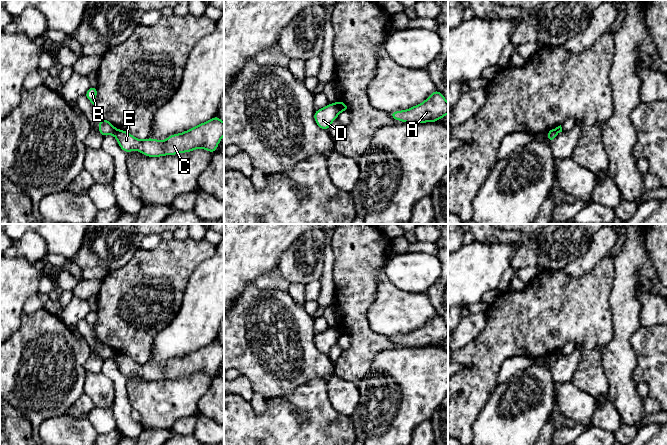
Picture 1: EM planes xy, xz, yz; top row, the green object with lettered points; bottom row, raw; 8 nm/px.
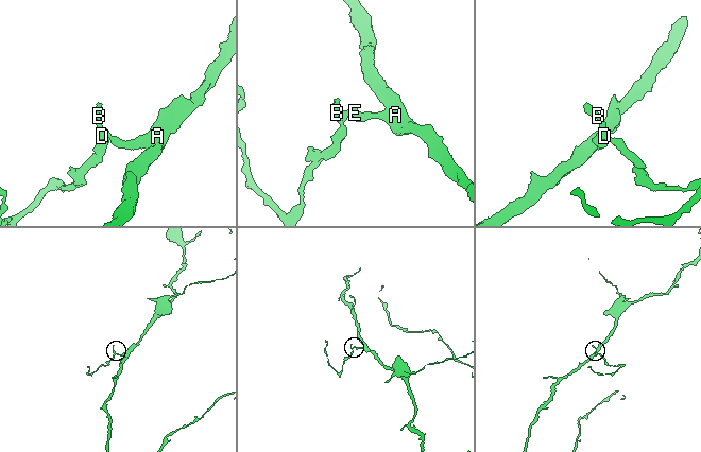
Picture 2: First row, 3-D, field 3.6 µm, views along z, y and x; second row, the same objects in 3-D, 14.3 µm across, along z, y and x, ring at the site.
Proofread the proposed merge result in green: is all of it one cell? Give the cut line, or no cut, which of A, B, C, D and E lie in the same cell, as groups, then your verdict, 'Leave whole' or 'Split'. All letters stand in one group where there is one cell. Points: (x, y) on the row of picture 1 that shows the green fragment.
Split along xz (335, 103), (340, 110). Groups: A C E / B D. Split

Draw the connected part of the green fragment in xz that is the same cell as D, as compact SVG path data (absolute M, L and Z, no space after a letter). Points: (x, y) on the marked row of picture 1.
M328 104L325 108L316 110L314 113L314 119L317 125L328 131L330 124L338 117L340 110L336 104Z

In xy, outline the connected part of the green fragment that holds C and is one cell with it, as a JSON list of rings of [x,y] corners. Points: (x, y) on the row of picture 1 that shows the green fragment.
[[[216,115],[211,120],[199,124],[186,132],[167,137],[164,142],[152,138],[139,140],[130,133],[118,129],[113,134],[120,148],[126,153],[138,150],[145,156],[160,157],[203,148],[214,154],[224,135],[224,123]]]

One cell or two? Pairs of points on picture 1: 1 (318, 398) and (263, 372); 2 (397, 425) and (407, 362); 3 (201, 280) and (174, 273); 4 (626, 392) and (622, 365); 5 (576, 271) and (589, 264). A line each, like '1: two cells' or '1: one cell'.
1: two cells
2: one cell
3: two cells
4: one cell
5: one cell

